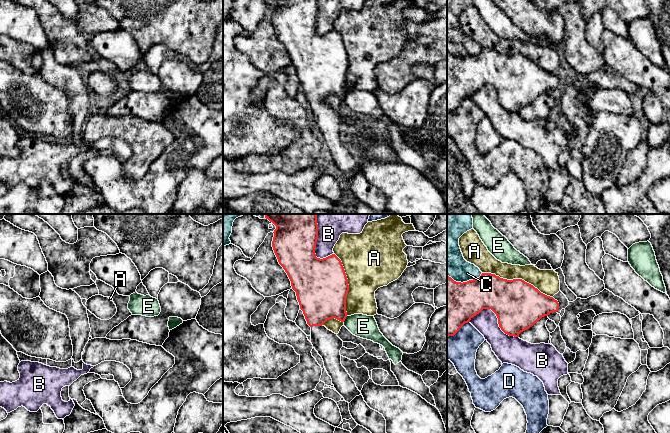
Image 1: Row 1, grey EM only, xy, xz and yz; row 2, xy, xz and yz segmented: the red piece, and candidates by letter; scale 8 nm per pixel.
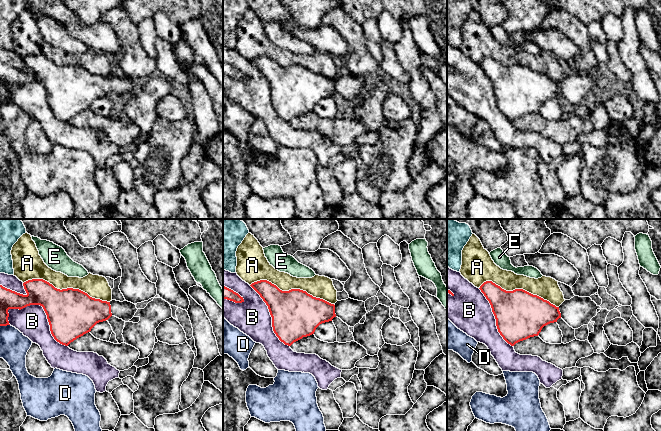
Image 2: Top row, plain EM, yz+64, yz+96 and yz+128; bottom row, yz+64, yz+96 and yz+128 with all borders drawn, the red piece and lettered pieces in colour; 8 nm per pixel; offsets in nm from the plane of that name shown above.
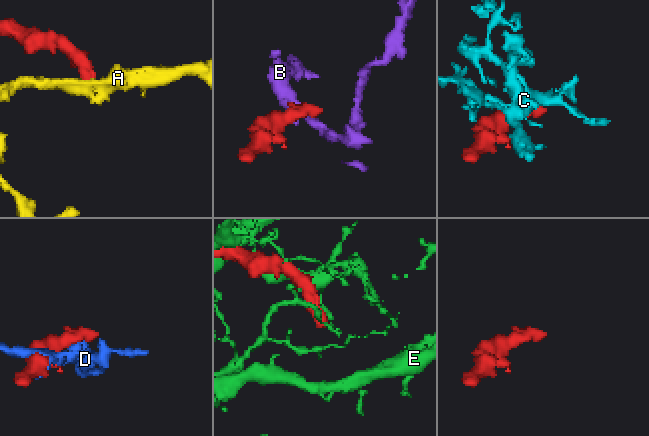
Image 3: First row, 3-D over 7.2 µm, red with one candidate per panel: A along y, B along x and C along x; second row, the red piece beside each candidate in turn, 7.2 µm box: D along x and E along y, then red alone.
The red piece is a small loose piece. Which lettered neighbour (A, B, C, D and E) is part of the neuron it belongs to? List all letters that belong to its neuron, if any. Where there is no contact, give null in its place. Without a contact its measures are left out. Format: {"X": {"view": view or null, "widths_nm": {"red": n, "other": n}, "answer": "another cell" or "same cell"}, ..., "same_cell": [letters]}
{"A": {"view": "yz", "widths_nm": {"red": 400, "other": 190}, "answer": "another cell"}, "B": {"view": "yz", "widths_nm": {"red": 400, "other": 200}, "answer": "another cell"}, "C": {"view": "yz", "widths_nm": {"red": 400, "other": 260}, "answer": "another cell"}, "D": {"view": "yz", "widths_nm": {"red": 400, "other": 240}, "answer": "another cell"}, "E": {"view": "xz", "widths_nm": {"red": 380, "other": 190}, "answer": "another cell"}, "same_cell": []}

